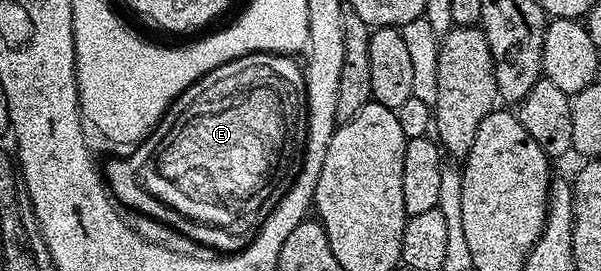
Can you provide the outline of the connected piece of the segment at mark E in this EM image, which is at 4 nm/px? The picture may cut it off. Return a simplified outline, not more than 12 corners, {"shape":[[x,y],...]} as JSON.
{"shape":[[293,58],[199,77],[129,157],[121,205],[223,255],[300,174]]}

